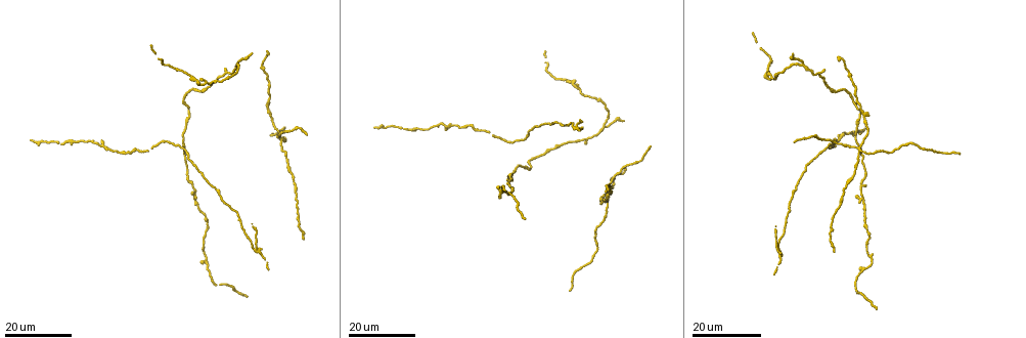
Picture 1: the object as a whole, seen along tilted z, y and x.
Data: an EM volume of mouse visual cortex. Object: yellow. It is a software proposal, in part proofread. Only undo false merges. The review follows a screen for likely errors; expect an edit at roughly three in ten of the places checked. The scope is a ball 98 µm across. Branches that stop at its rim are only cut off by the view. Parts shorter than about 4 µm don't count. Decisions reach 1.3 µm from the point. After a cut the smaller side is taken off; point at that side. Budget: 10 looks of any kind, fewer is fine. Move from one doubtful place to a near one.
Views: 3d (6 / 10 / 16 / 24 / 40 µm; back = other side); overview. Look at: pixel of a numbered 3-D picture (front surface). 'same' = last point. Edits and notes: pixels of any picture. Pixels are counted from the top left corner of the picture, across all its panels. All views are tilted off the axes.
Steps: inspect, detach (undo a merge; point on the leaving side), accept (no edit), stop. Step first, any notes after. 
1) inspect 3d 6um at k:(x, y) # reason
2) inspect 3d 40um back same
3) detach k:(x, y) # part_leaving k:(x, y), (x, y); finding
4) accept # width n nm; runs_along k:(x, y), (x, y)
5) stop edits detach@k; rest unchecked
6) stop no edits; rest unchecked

inspect 3d 24um at 1:(195, 81) # narrows sharply

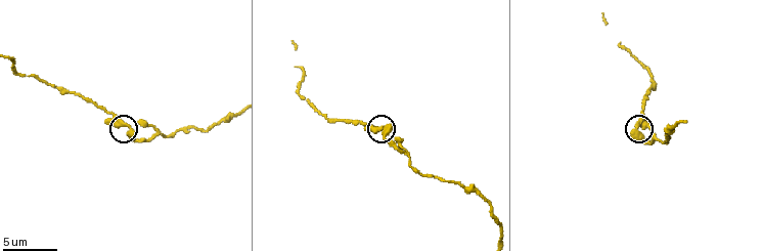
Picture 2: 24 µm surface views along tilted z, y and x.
inspect 3d 6um at 2:(127, 124)

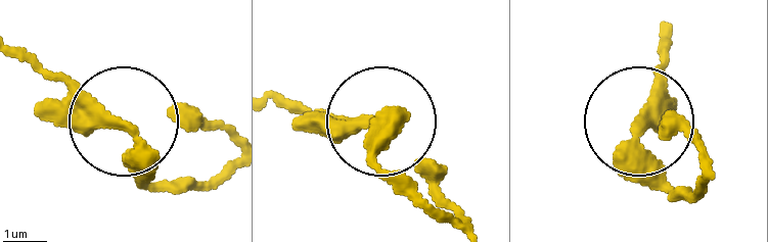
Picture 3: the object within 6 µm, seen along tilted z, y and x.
accept # width 360 nm; one neuron here

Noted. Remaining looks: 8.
inspect 3d 24um at 1:(602, 126) # three-way junction

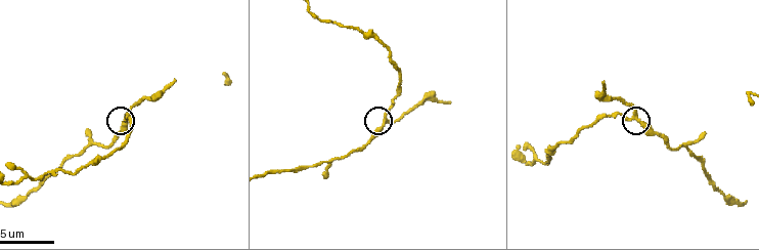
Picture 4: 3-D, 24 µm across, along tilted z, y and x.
inspect 3d 6um at 4:(384, 118)

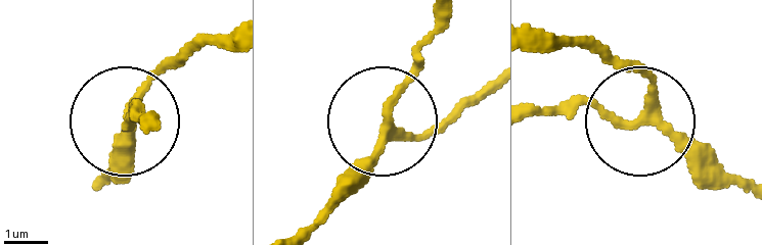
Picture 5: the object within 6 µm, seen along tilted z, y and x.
accept # arms 3; runs_along 5:(301, 226), (388, 126), (422, 130), (471, 106); one neuron here

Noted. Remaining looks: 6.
inspect 3d 10um at 4:(92, 141) # arms part here

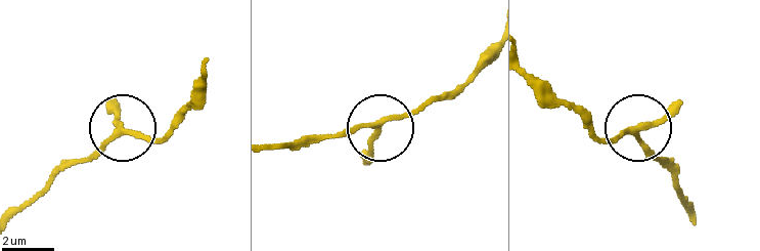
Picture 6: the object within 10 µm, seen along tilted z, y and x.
accept # side_arm 53 um; runs_along 6:(11, 215), (119, 130), (168, 138); one neuron here

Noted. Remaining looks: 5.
inspect 3d 24um at 1:(860, 188) # two arms in line, one across

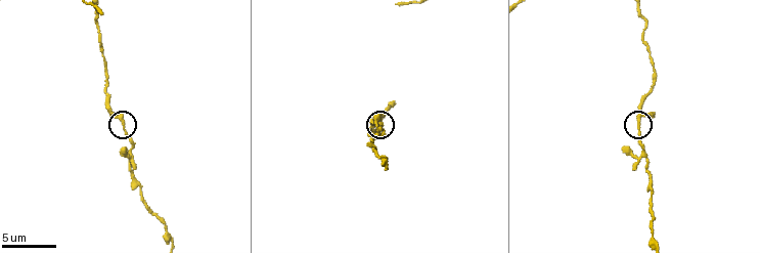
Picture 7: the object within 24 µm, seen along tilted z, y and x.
inspect 3d 6um at 7:(120, 117) # closer look

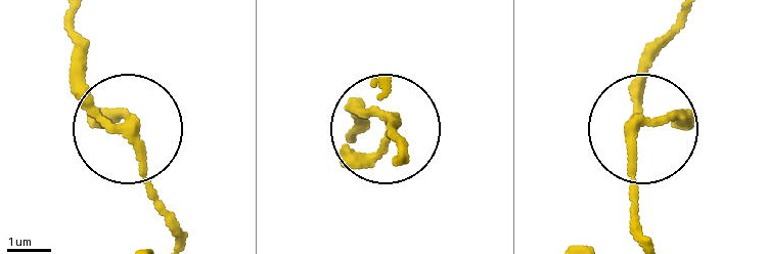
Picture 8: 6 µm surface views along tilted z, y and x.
accept # width 180 nm; runs_along 8:(73, 25), (84, 83), (128, 131), (172, 237); one neuron here

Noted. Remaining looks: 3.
inspect 3d 24um at 1:(859, 148) # arms part here

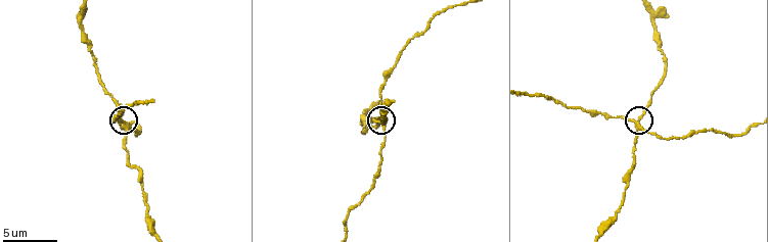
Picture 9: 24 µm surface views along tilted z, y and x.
inspect 3d 10um at 9:(126, 127)

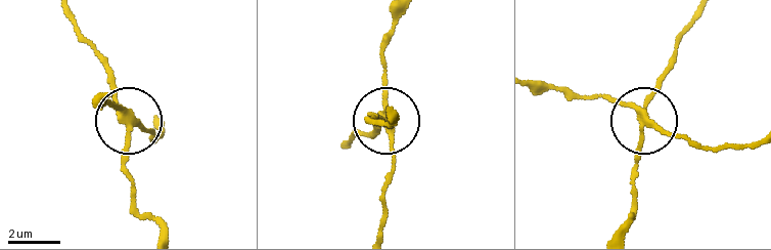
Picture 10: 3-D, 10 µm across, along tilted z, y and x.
detach 10:(114, 82) # side_arm 36 um; part_leaving 10:(124, 124), (131, 201), (157, 228); a second neuron is stuck on

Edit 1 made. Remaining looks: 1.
stop edits detach@10; rest unchecked

